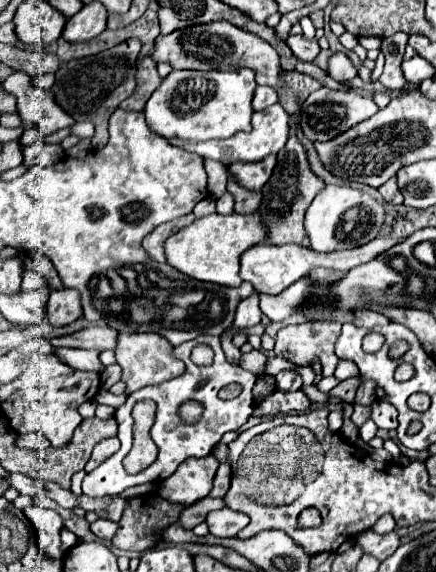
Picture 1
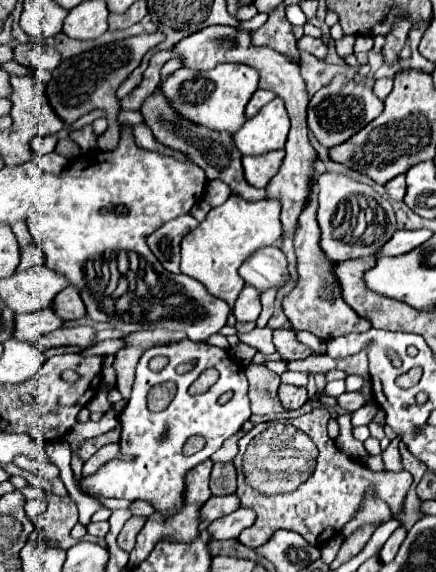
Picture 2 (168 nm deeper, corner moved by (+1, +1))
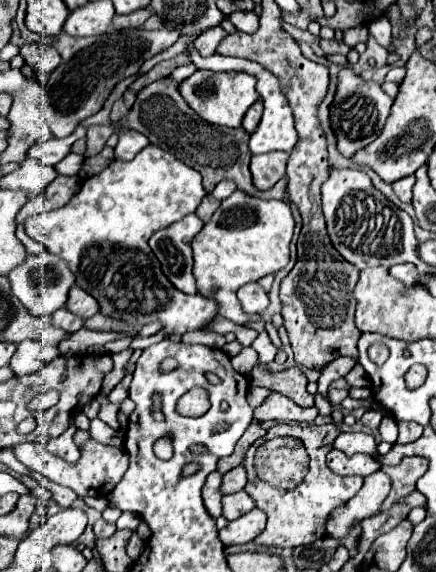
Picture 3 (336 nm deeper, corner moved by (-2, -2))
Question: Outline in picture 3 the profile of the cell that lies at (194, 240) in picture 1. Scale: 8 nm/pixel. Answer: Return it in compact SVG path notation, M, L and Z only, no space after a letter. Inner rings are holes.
M236 190L232 196L228 196L220 208L212 214L212 218L204 224L204 228L194 236L192 250L194 250L194 278L198 284L198 292L202 296L208 296L210 300L218 302L218 314L236 322L236 324L248 324L254 320L254 316L244 314L240 308L240 302L236 298L236 290L242 284L256 282L266 274L276 274L288 264L290 258L290 238L294 232L294 218L290 204L284 200L260 200L254 196L248 196L240 190Z

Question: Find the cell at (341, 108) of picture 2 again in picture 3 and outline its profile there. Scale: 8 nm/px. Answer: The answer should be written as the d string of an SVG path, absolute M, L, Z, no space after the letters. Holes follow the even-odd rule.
M342 68L338 74L338 80L340 82L338 82L336 98L334 98L334 104L330 106L330 120L338 138L340 154L346 158L352 158L358 150L366 148L372 140L376 140L376 136L380 136L394 100L380 88L378 82L362 80L350 68Z

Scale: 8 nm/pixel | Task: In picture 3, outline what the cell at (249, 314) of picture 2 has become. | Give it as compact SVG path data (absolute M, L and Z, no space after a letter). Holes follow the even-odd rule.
M258 282L244 284L238 290L238 300L242 302L242 308L246 314L260 314L268 306L268 294L264 292L264 288Z

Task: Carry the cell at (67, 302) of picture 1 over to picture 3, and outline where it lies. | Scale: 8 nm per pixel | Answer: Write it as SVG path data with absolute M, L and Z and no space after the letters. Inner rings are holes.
M74 286L74 288L70 290L70 296L68 296L68 302L66 302L66 308L68 308L70 312L74 312L76 316L82 316L84 320L100 312L98 302L96 302L88 292L84 292L80 286Z

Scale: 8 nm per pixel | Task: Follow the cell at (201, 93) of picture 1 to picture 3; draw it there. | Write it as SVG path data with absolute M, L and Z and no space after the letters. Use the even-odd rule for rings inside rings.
M196 70L188 80L184 80L180 84L180 94L184 96L184 100L188 102L190 108L196 108L196 112L210 124L218 124L218 126L230 126L236 128L242 124L242 118L246 114L246 110L260 98L256 92L256 78L248 72L226 72L226 74L212 74L206 70Z

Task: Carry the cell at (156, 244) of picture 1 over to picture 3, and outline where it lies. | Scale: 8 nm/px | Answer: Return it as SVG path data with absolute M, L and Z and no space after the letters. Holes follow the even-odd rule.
M196 214L158 230L150 238L150 248L162 264L166 278L184 294L196 294L196 280L192 276L192 238L202 230L204 222Z

